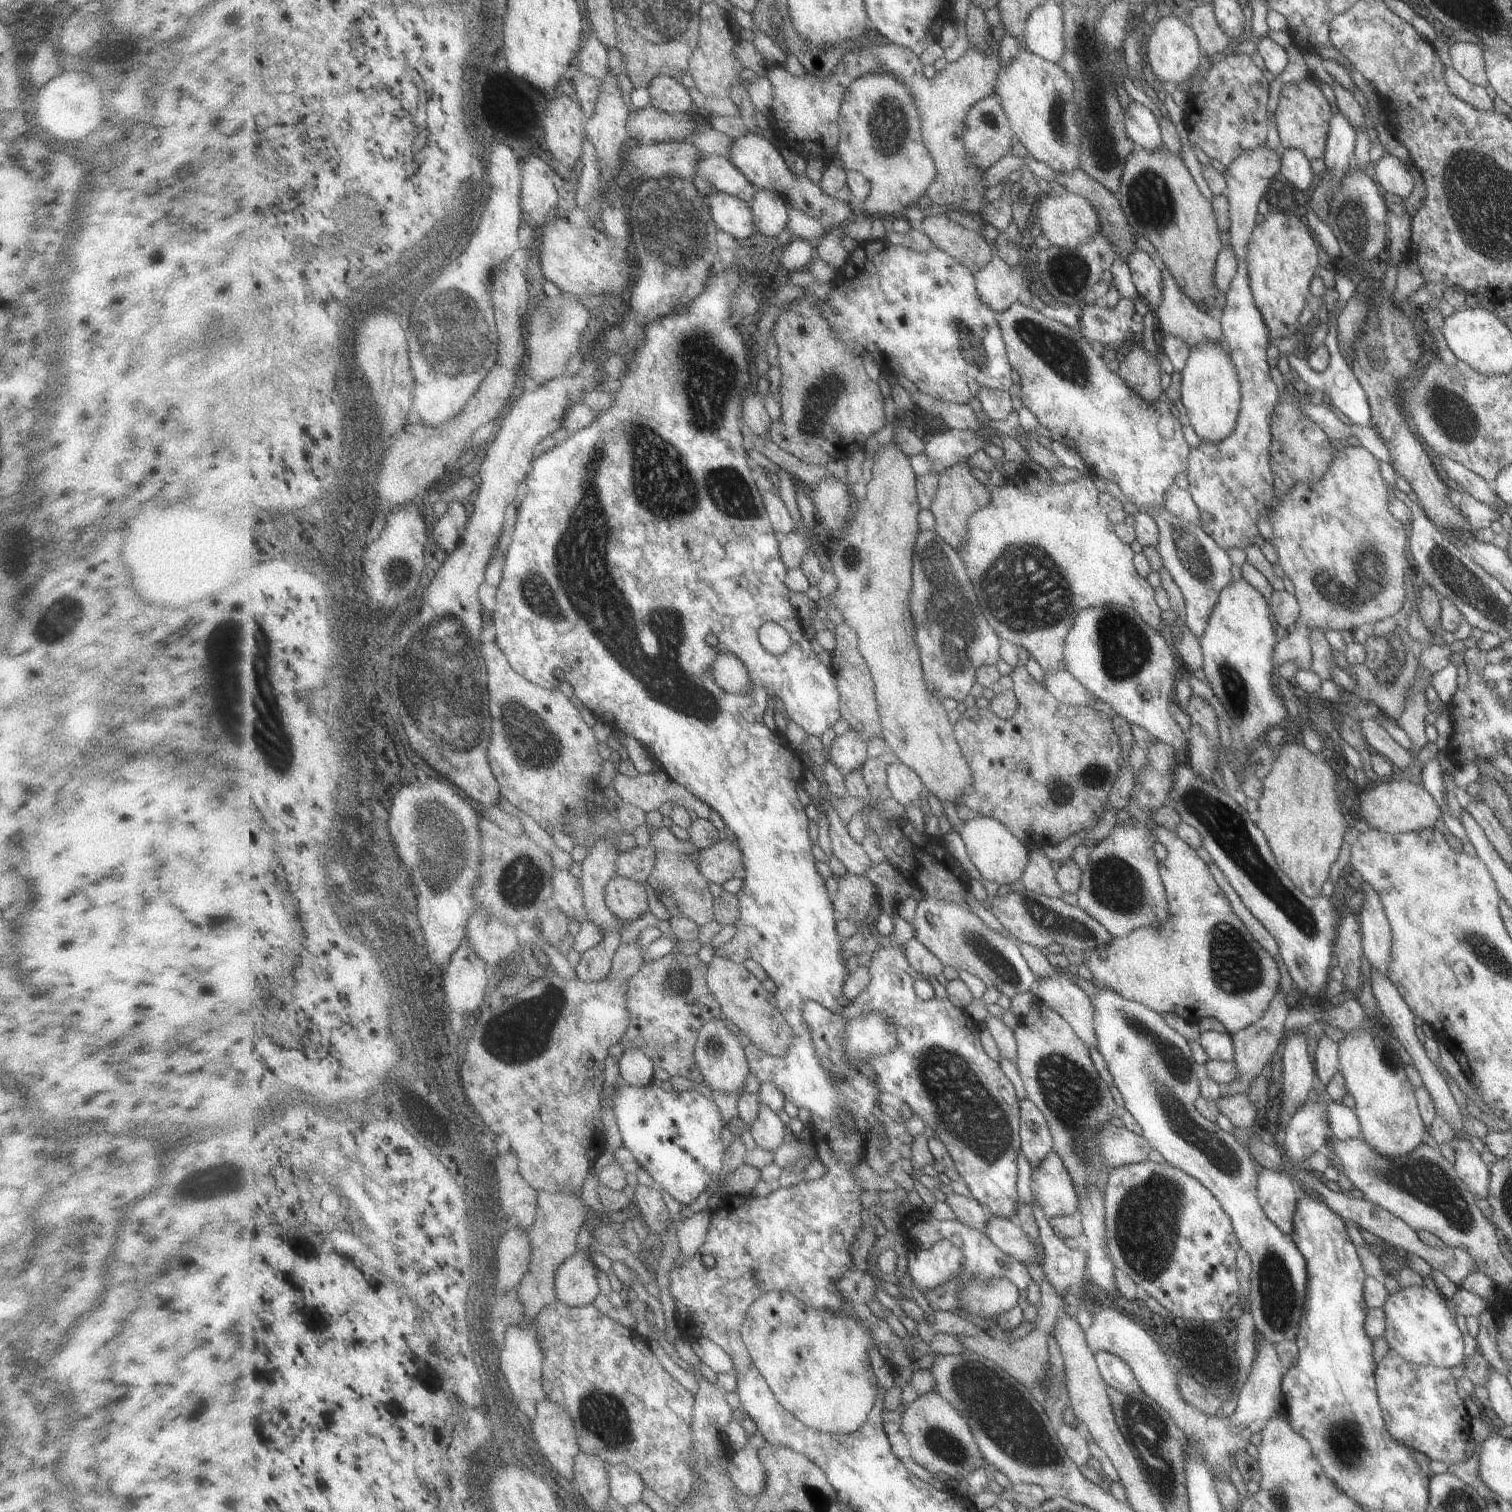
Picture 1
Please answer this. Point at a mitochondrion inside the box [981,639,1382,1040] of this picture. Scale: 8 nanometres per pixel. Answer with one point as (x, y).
(1229, 830)

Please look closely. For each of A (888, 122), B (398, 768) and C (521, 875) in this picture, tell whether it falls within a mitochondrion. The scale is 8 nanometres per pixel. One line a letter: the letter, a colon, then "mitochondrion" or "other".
A: mitochondrion
B: other
C: mitochondrion

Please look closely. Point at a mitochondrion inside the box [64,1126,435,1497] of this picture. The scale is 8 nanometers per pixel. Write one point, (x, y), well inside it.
(262, 1425)

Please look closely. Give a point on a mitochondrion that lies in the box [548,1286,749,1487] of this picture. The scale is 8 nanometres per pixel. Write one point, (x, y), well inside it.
(604, 1411)

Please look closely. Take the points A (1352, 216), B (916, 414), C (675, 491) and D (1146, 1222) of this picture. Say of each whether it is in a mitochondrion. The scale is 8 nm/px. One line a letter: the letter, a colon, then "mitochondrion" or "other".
A: mitochondrion
B: other
C: mitochondrion
D: mitochondrion

